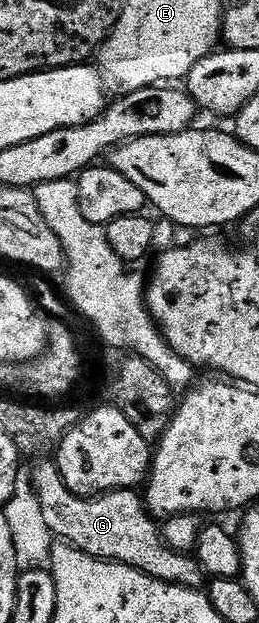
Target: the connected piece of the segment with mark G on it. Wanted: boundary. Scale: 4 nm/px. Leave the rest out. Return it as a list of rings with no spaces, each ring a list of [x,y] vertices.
[[[43,457],[32,462],[30,468],[42,516],[56,540],[77,548],[81,553],[89,553],[94,559],[124,563],[166,583],[180,583],[183,587],[196,589],[204,586],[205,573],[201,565],[190,554],[175,551],[163,542],[160,524],[147,510],[144,496],[138,490],[109,491],[94,497],[74,495],[61,477],[58,462]]]

